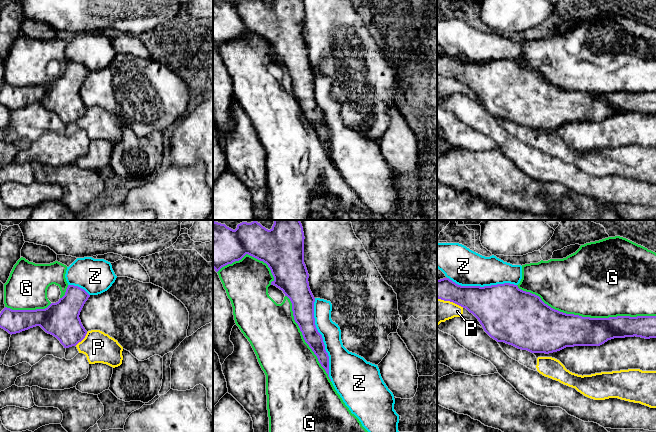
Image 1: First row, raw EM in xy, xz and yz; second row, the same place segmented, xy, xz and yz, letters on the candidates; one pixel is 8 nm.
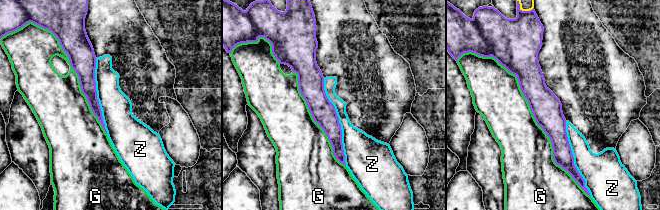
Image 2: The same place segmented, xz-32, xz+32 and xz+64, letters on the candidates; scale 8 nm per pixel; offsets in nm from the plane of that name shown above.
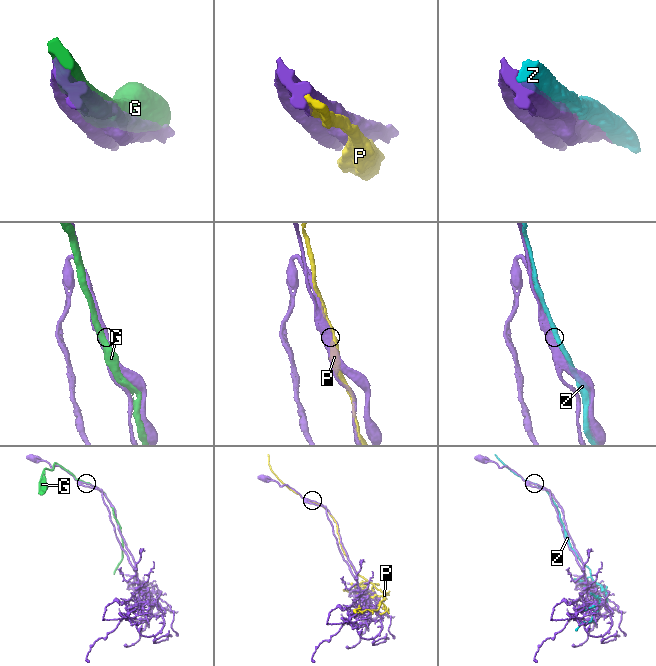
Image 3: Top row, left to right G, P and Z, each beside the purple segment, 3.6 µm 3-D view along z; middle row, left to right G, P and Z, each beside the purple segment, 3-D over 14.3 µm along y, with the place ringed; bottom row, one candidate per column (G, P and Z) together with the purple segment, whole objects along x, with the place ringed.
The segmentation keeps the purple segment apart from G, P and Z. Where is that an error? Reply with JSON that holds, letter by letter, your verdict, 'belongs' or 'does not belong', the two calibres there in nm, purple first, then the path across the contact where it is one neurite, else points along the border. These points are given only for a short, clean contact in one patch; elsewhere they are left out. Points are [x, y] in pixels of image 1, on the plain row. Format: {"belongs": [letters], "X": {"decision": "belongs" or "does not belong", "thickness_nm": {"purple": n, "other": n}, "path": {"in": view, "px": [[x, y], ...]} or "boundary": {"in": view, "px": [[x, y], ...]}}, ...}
{"belongs": [], "G": {"decision": "does not belong", "thickness_nm": {"purple": 300, "other": 500}}, "P": {"decision": "does not belong", "thickness_nm": {"purple": 280, "other": 240}}, "Z": {"decision": "does not belong", "thickness_nm": {"purple": 160, "other": 220}}}

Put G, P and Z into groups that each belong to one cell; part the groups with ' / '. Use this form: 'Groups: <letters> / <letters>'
Groups: G / P / Z

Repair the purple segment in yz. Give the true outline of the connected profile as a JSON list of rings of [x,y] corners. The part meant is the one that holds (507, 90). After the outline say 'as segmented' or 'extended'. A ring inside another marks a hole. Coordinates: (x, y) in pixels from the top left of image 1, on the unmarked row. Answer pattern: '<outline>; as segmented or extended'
[[[443,54],[437,56],[437,74],[466,84],[497,118],[531,129],[549,130],[566,123],[600,122],[614,114],[656,114],[656,92],[590,94],[566,90],[545,80],[539,72],[510,59],[484,63],[461,62],[449,54]]]; as segmented

